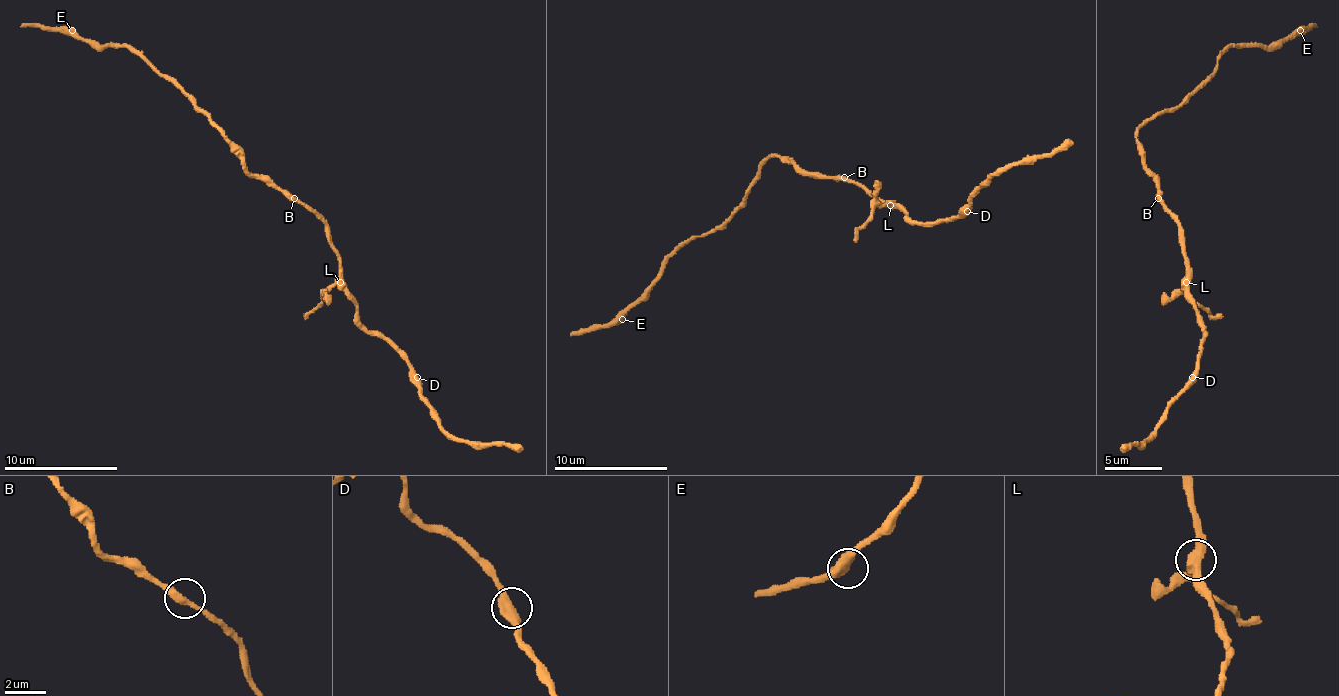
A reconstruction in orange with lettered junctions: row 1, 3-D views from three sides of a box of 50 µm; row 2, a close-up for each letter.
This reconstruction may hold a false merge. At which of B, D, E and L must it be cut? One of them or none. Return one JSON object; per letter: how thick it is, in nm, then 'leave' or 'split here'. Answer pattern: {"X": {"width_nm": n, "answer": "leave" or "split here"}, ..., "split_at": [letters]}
{"B": {"width_nm": 320, "answer": "leave"}, "D": {"width_nm": 480, "answer": "leave"}, "E": {"width_nm": 480, "answer": "leave"}, "L": {"width_nm": 400, "answer": "split here"}, "split_at": ["L"]}

